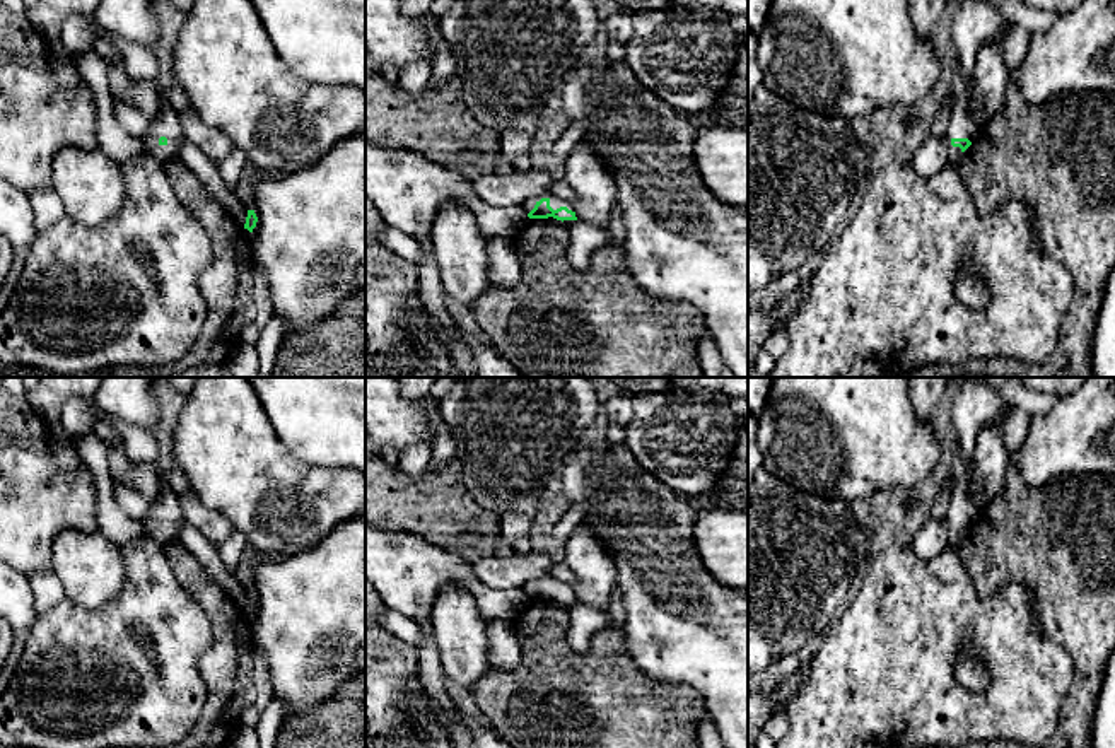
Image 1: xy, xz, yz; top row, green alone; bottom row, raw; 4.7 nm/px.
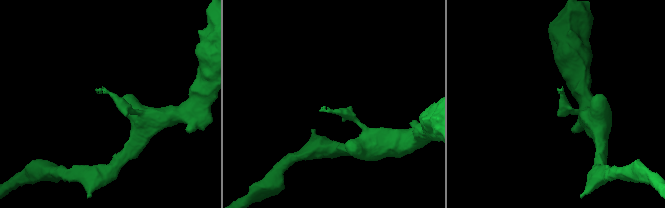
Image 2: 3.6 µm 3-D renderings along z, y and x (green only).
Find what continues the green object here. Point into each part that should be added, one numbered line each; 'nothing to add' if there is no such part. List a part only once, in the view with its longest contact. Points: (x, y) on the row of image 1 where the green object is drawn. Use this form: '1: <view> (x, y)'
1: xz (555, 202)

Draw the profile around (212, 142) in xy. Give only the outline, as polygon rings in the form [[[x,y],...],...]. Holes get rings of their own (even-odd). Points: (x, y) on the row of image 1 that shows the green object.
[[[191,108],[179,114],[184,138],[213,162],[224,161],[234,149],[232,140],[219,128],[207,125]]]

